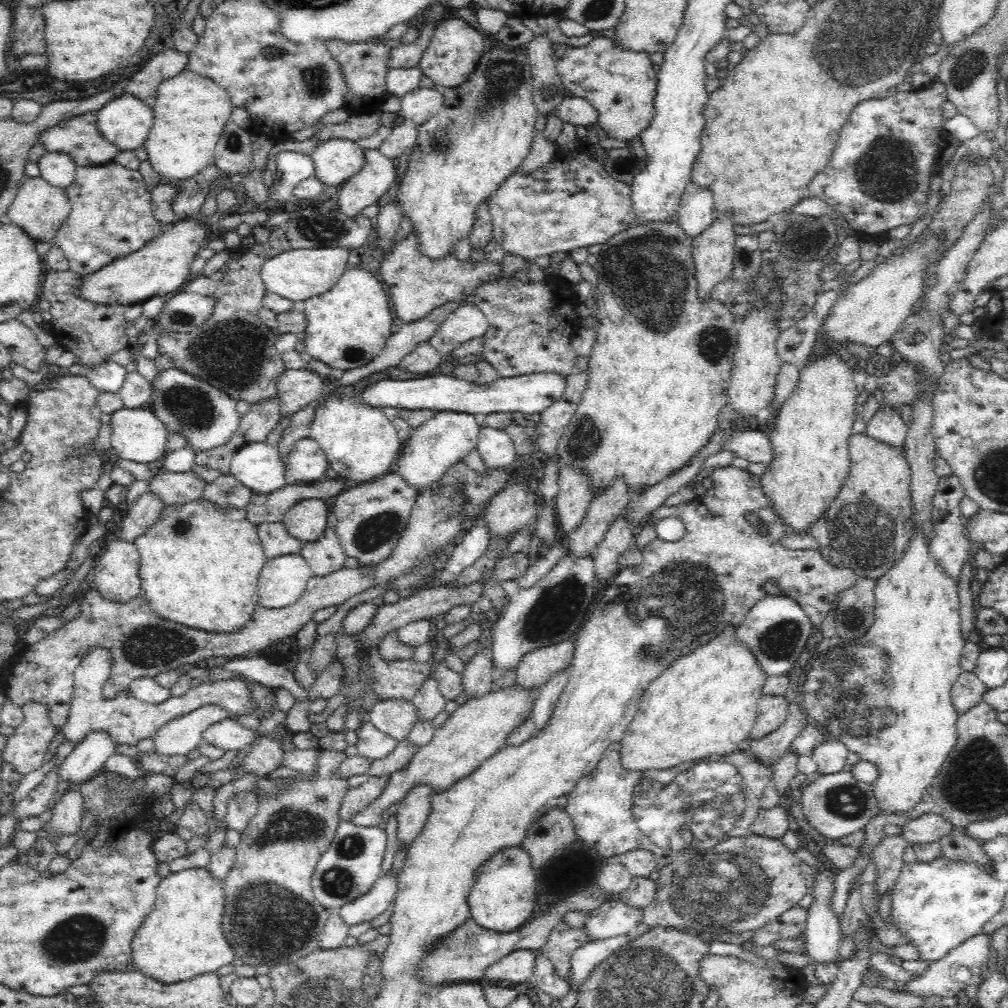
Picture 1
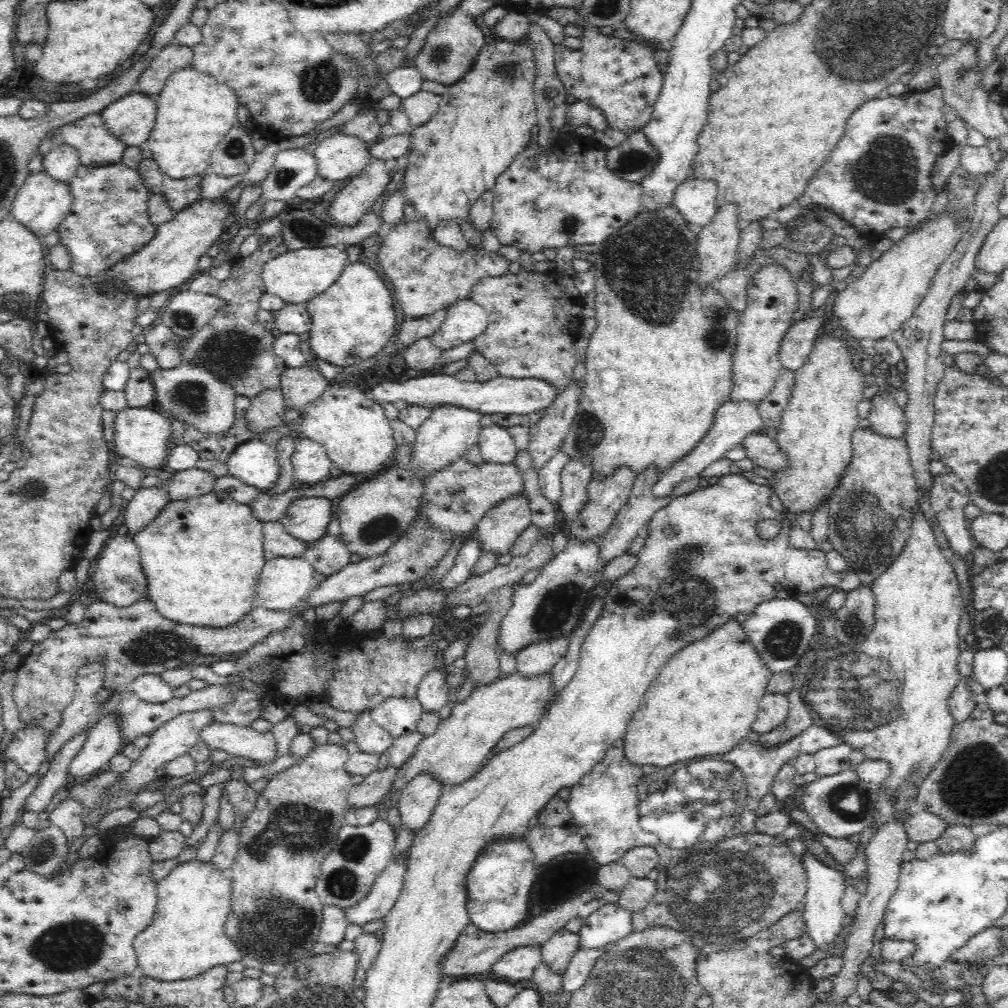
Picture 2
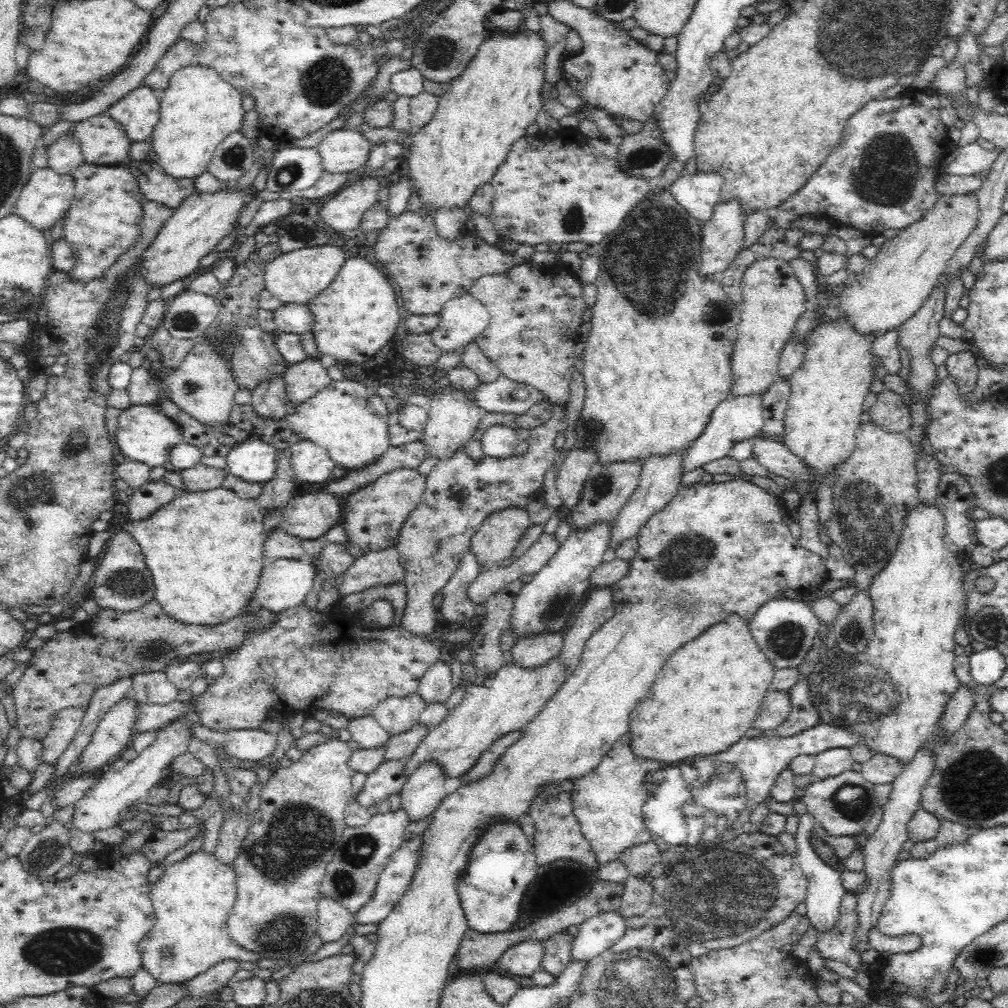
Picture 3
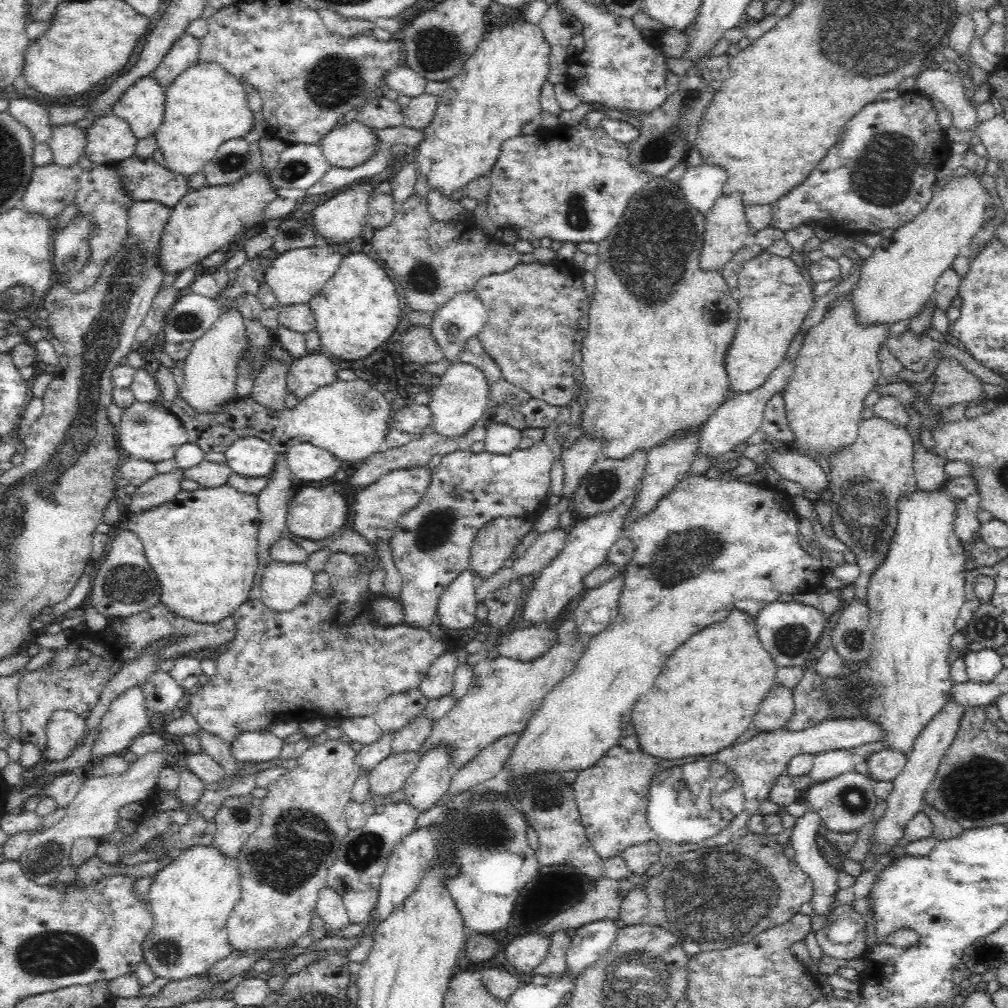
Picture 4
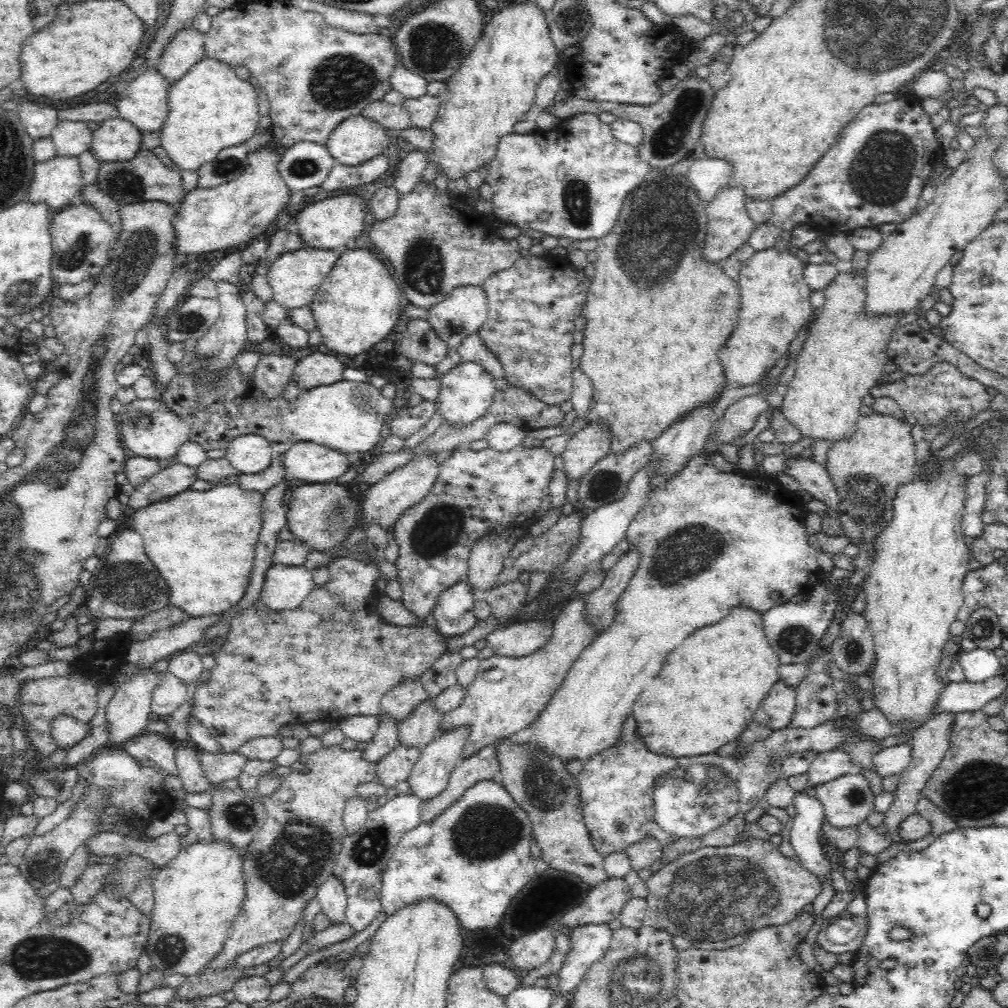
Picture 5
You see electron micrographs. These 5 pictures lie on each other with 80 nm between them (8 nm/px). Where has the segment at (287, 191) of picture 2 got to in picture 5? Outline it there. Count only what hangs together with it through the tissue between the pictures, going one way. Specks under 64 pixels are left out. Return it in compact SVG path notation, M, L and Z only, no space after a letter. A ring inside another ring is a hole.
M303 141L285 149L279 169L290 190L304 191L321 185L336 163L325 144Z

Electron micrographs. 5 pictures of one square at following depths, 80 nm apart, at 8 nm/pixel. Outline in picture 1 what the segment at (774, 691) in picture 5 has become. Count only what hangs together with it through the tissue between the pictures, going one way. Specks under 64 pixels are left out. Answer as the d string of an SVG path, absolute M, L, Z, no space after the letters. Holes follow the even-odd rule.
M762 695L758 701L758 716L750 731L749 738L758 740L774 732L786 720L789 701L784 695Z

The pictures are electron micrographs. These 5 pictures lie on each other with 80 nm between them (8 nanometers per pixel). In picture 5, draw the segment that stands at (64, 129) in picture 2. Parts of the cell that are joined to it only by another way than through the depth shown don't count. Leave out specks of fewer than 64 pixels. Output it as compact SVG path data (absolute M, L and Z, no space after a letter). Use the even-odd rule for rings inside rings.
M122 117L102 122L93 132L90 150L101 162L132 160L141 149L143 135L140 130Z

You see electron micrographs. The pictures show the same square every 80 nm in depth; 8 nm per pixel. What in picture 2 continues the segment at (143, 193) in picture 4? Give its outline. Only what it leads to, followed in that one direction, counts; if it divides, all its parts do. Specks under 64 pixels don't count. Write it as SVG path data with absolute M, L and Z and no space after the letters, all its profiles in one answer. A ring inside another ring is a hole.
M152 158L142 159L136 170L149 195L162 196L175 213L201 198L200 180L203 175L174 180L166 176Z

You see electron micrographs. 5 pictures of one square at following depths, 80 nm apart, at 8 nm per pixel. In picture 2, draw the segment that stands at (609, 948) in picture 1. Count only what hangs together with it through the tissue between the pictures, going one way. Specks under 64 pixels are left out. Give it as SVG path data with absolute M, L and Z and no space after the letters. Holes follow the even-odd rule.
M578 949L568 963L566 970L561 975L562 988L560 988L559 997L553 997L559 1001L565 1000L573 992L582 989L590 970L595 966L599 957L604 954L604 949Z

